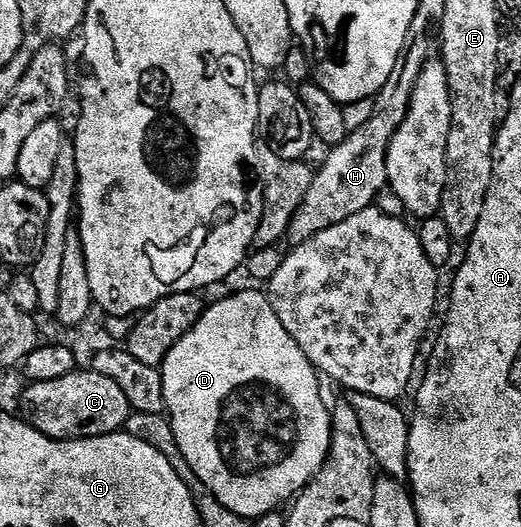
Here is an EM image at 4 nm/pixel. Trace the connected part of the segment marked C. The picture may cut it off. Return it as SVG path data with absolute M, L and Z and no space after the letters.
M78 369L59 381L29 383L21 397L20 418L48 439L90 439L115 435L129 420L131 408L123 389L92 369Z

